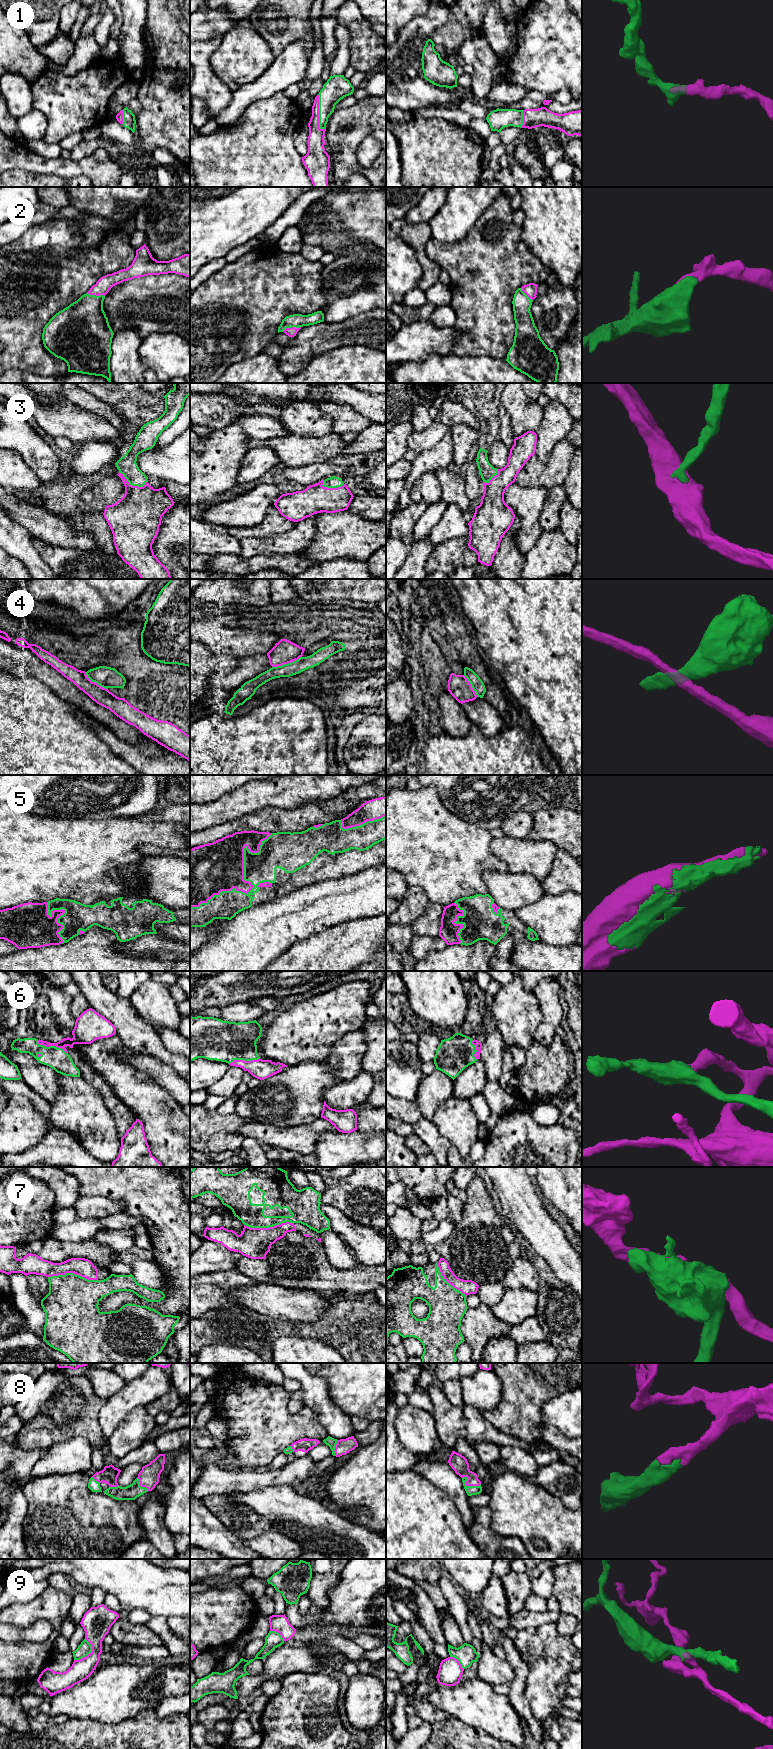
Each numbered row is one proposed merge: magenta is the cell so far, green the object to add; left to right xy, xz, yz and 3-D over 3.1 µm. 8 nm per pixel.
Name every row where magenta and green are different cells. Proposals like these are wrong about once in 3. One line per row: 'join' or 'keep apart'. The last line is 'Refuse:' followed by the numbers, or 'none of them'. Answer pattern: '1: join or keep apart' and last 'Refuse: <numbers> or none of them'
1: join
2: join
3: join
4: keep apart
5: join
6: join
7: keep apart
8: join
9: keep apart
Refuse: 4, 7, 9

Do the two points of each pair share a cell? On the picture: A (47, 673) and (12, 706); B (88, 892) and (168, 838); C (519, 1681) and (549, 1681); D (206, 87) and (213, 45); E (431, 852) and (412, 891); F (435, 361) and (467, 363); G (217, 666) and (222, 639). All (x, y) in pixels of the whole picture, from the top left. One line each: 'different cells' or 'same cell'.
A: different cells
B: same cell
C: different cells
D: same cell
E: different cells
F: same cell
G: different cells

